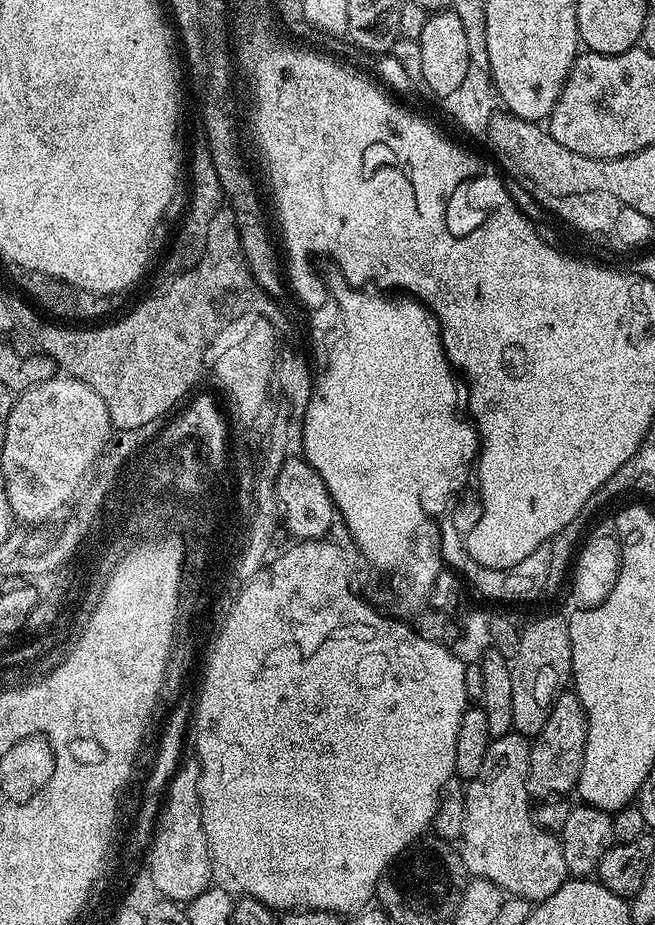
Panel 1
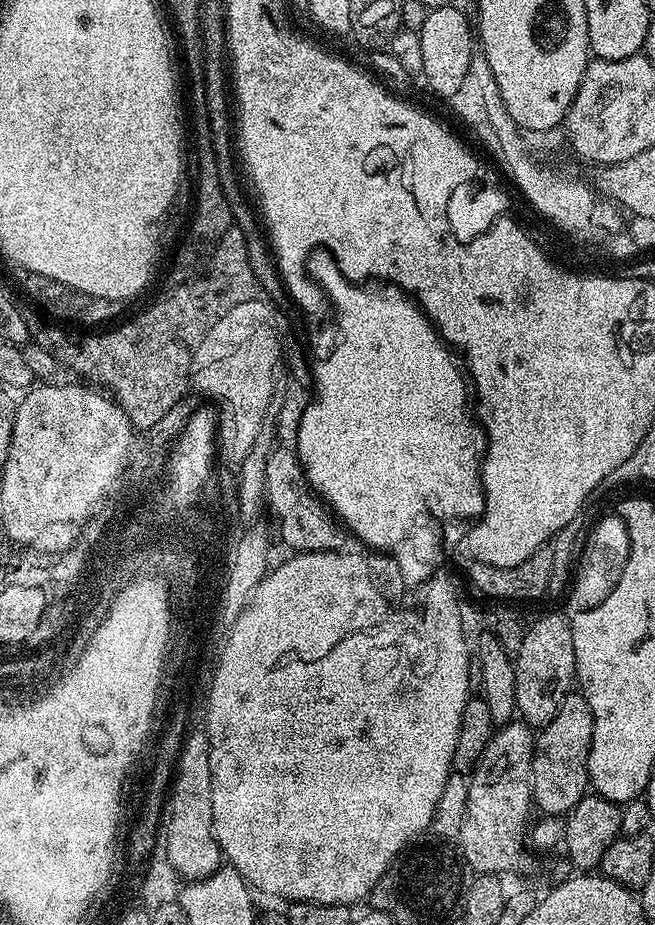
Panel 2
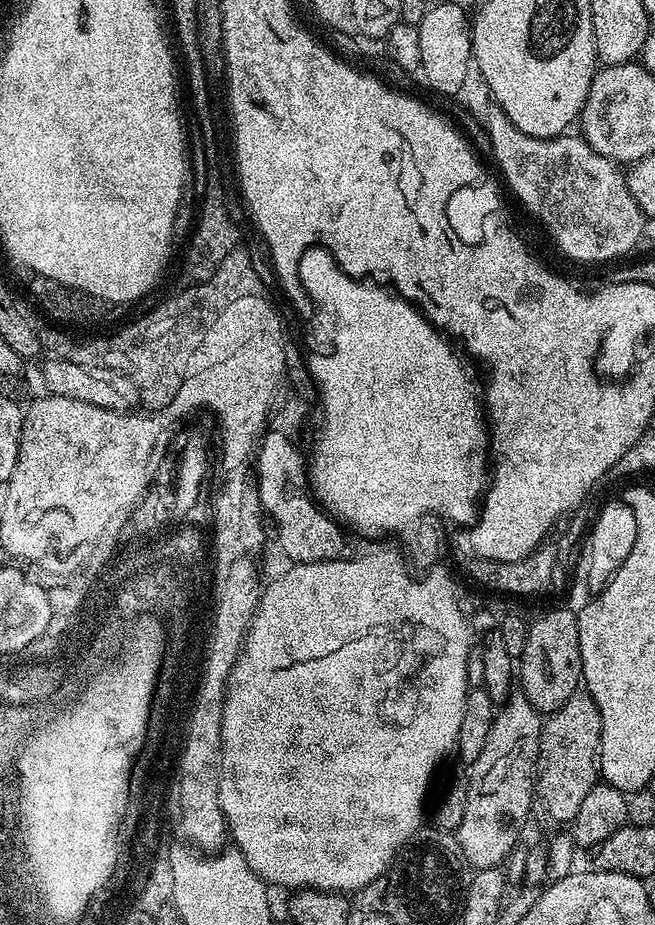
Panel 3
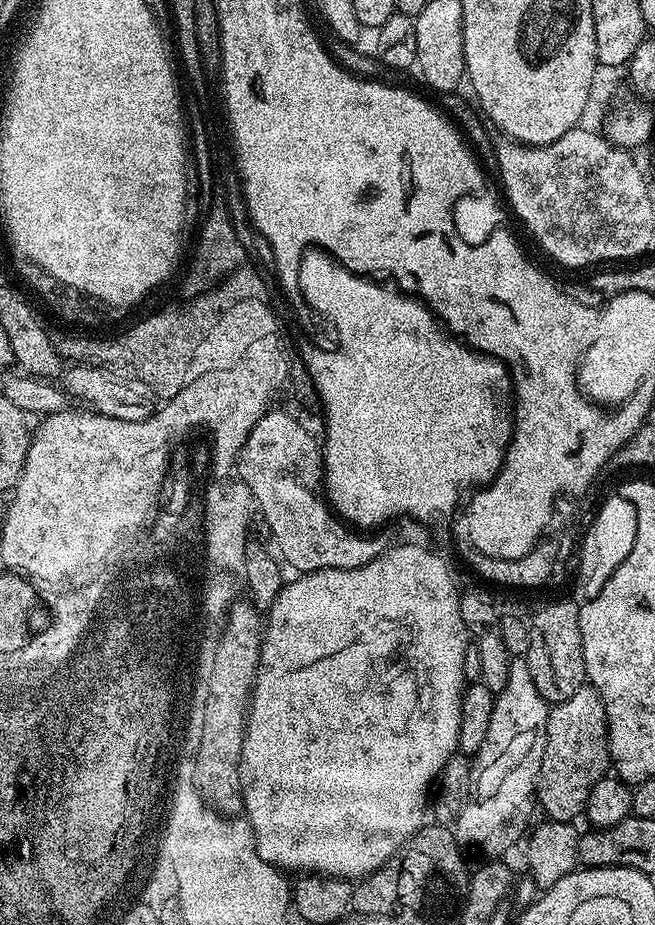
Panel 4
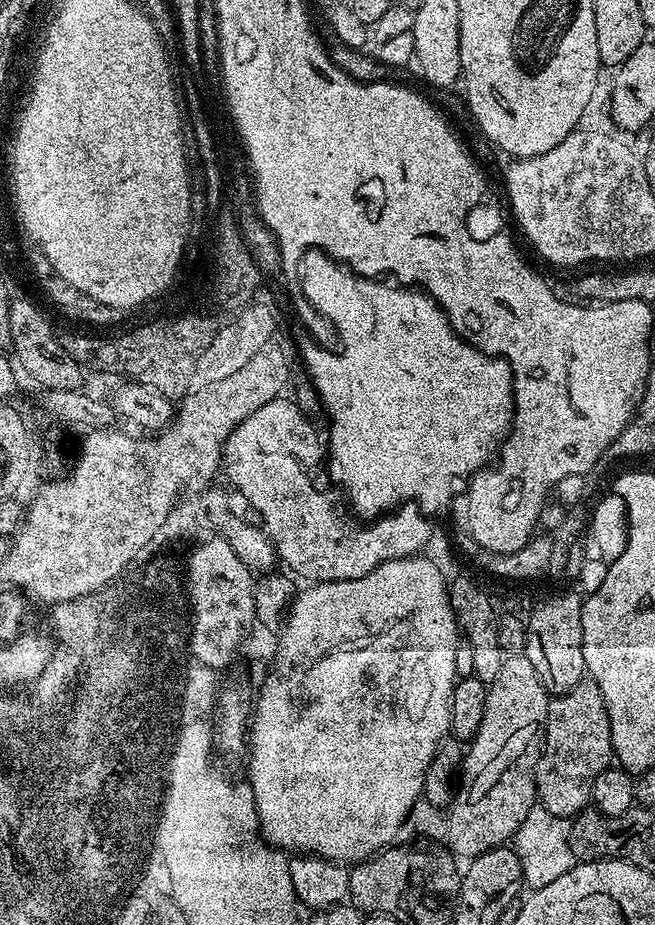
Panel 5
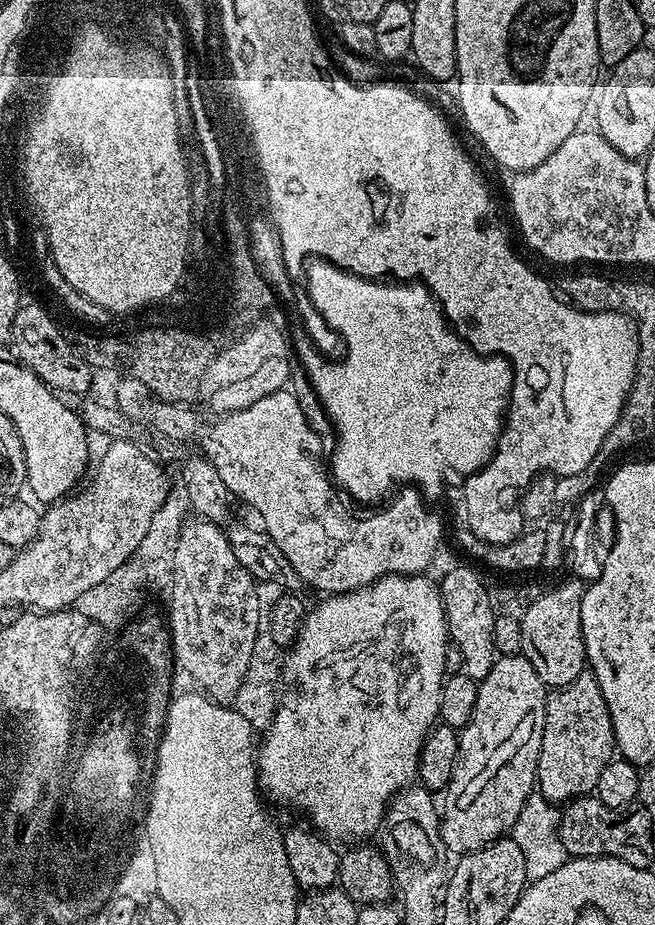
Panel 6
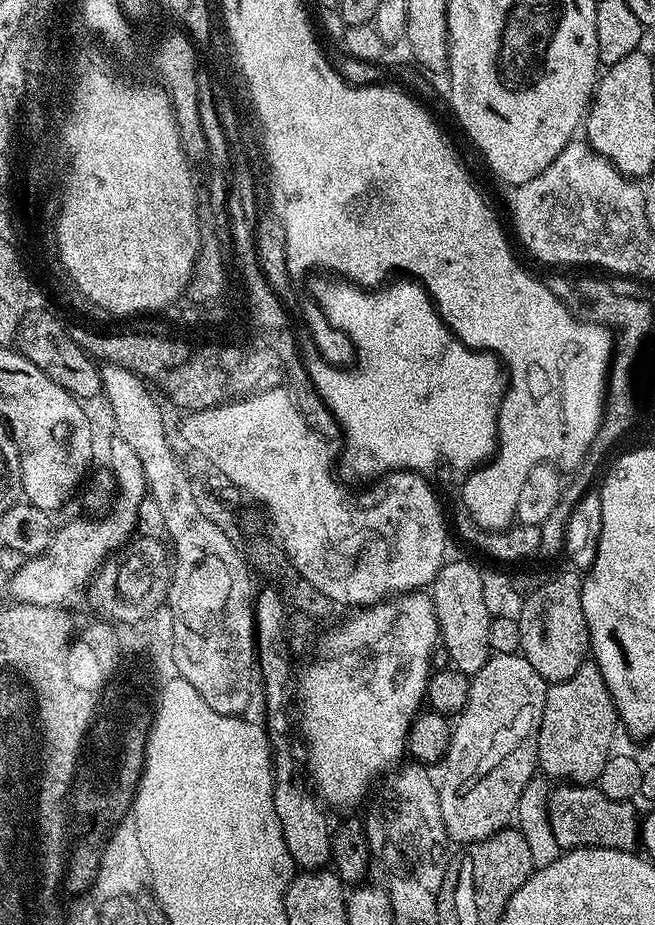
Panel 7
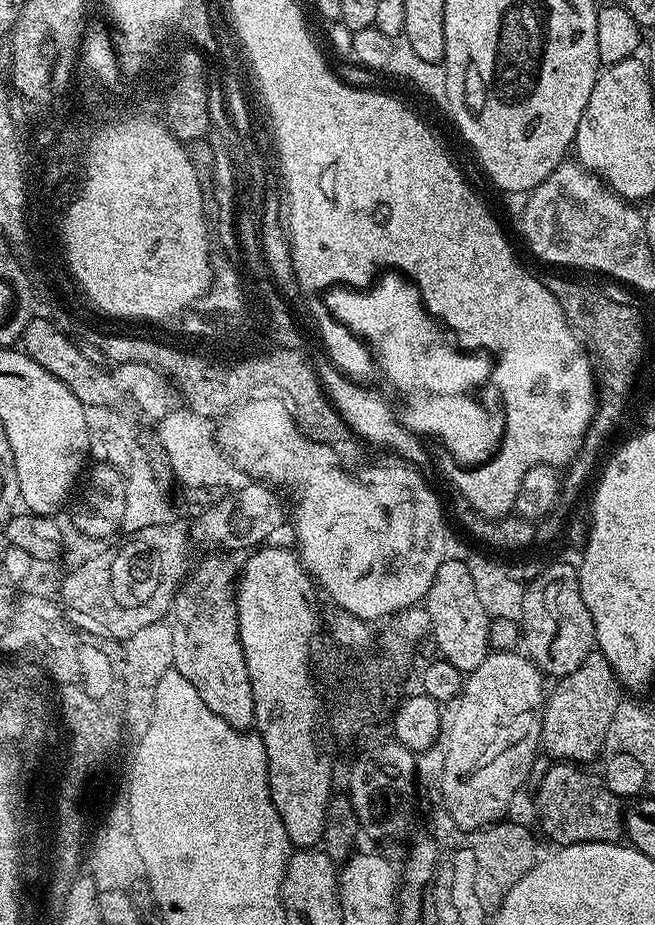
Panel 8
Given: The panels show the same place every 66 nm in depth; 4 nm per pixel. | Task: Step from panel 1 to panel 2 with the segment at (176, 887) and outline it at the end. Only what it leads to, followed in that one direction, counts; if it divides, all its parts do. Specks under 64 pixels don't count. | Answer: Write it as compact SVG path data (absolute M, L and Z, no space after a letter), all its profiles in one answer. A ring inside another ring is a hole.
M196 730L191 734L193 736L188 736L179 749L166 799L168 851L171 857L168 863L185 881L204 880L222 867L222 853L212 833L212 771L208 734L204 730Z

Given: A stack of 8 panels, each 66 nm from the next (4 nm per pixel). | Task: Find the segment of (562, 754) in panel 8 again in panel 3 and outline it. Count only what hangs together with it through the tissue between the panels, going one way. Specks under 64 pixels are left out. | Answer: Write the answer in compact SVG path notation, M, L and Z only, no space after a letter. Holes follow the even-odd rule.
M578 690L543 721L540 729L540 749L536 755L534 796L552 820L571 822L578 814L586 794L598 782L598 761L602 718L598 706L587 691Z

